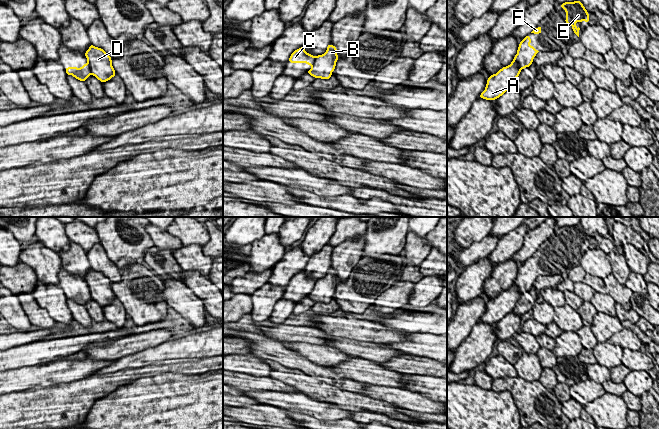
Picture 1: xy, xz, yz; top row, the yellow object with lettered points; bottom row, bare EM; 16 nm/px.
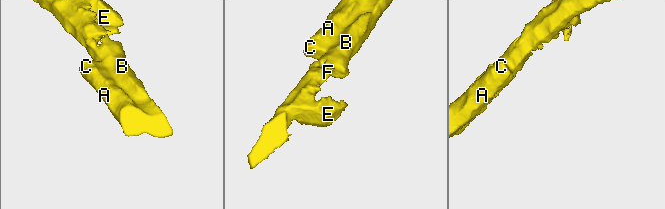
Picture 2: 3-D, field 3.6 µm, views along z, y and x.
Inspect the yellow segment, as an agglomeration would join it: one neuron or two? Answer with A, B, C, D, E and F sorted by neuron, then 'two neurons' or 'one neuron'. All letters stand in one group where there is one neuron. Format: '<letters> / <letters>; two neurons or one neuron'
A C / B D E F; two neurons

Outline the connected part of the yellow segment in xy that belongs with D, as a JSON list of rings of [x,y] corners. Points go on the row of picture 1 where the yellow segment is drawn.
[[[90,44],[85,52],[85,57],[90,65],[91,73],[102,83],[112,79],[116,72],[112,66],[112,59],[102,48]]]

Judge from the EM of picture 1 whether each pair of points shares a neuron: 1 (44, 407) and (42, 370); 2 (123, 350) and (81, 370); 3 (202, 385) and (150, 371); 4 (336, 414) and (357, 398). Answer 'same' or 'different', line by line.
1: different
2: different
3: different
4: different

